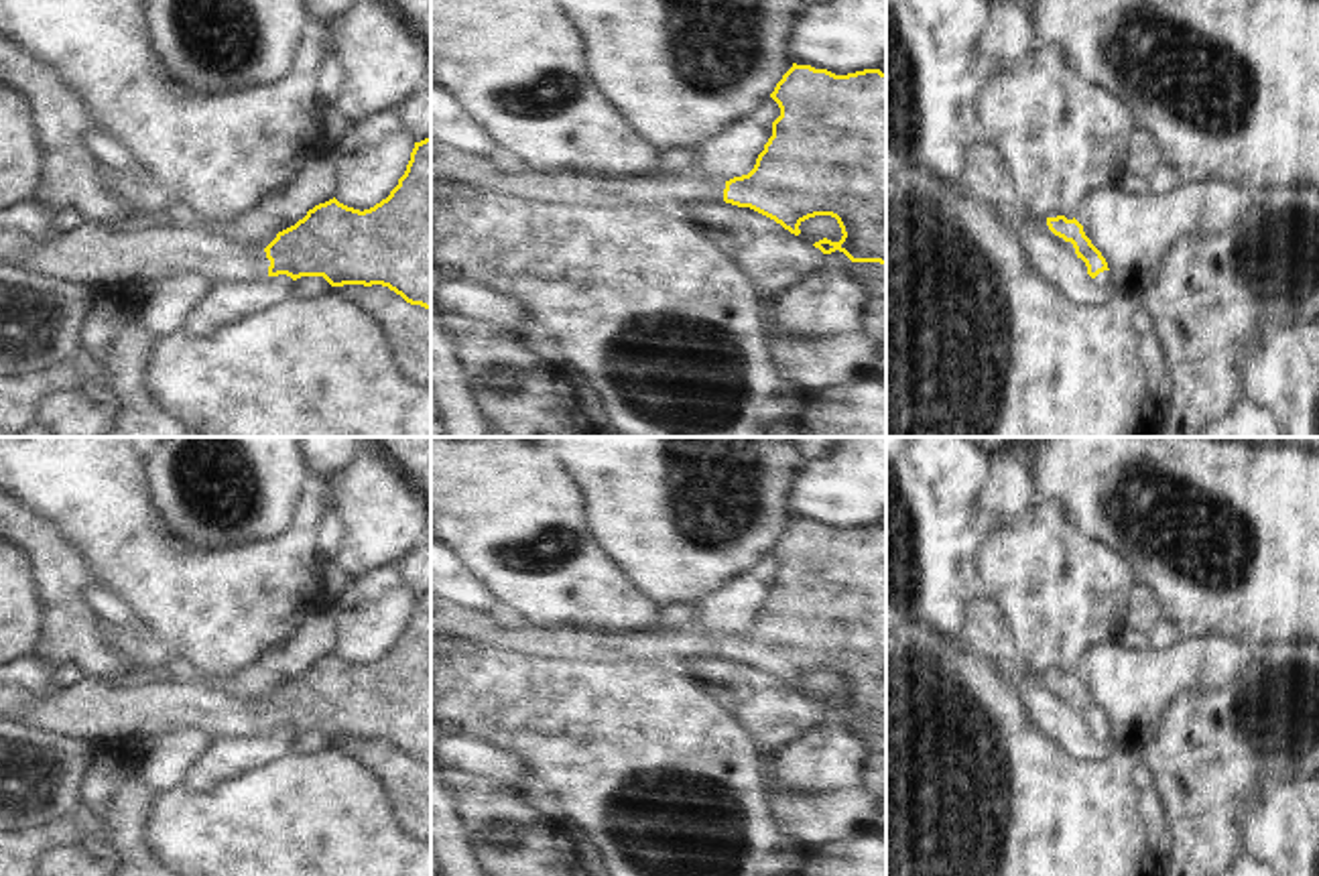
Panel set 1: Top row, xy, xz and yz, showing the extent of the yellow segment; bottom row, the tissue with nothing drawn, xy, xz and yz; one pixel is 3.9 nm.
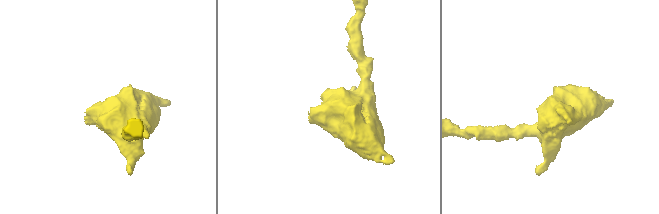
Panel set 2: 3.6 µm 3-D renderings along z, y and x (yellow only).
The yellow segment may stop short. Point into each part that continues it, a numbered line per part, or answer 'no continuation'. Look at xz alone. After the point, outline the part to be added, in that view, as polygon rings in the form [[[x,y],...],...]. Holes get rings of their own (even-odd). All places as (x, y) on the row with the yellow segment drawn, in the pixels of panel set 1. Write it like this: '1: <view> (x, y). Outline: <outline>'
1: xz (667, 190). Outline: [[[431,142],[431,181],[443,179],[459,187],[480,187],[498,195],[516,193],[522,199],[551,199],[563,207],[589,203],[593,207],[661,205],[675,207],[687,201],[724,199],[726,181],[697,171],[648,175],[595,175],[591,171],[541,175],[520,171],[504,175],[492,159],[465,154]]]

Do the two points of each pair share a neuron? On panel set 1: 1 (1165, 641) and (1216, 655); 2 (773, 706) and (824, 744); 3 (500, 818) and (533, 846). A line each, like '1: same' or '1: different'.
1: different
2: different
3: same

